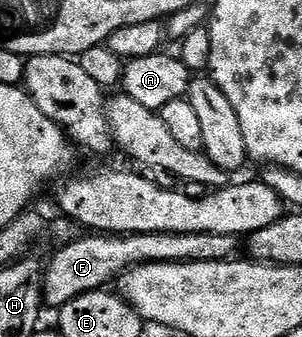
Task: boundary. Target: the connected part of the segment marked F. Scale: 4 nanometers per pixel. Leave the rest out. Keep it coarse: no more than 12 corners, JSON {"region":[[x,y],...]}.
{"region":[[88,234],[57,247],[42,300],[59,310],[140,264],[235,257],[226,234]]}

